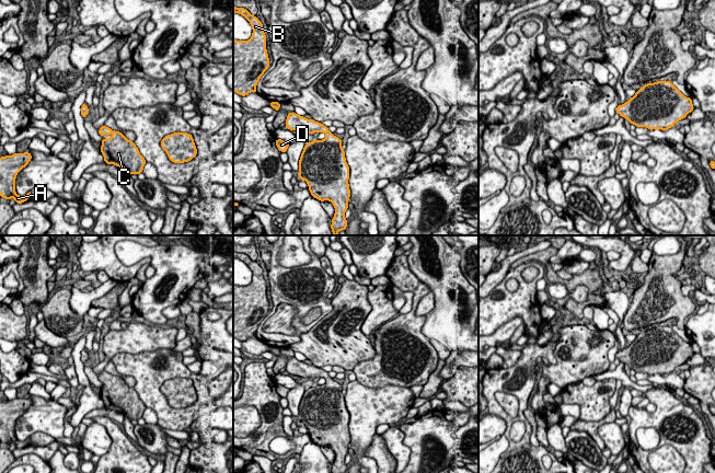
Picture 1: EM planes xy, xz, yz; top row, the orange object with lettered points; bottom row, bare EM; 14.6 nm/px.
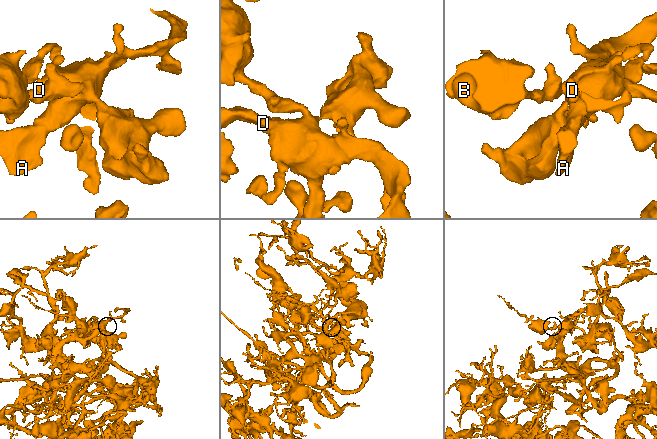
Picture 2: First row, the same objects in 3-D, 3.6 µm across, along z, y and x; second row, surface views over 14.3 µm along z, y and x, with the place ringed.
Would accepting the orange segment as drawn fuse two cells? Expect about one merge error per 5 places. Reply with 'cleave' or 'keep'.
keep

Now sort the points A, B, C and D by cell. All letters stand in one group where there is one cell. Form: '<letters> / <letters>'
A B C D

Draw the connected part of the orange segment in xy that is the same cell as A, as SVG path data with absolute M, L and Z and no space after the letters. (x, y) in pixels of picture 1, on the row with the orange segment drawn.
M30 152L14 153L0 158L0 196L10 199L14 198L16 204L22 204L30 199L31 192L25 196L20 196L15 192L16 174L25 168L32 160Z

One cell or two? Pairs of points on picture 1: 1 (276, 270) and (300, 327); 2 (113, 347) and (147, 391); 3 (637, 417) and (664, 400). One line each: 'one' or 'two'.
1: one
2: two
3: one

